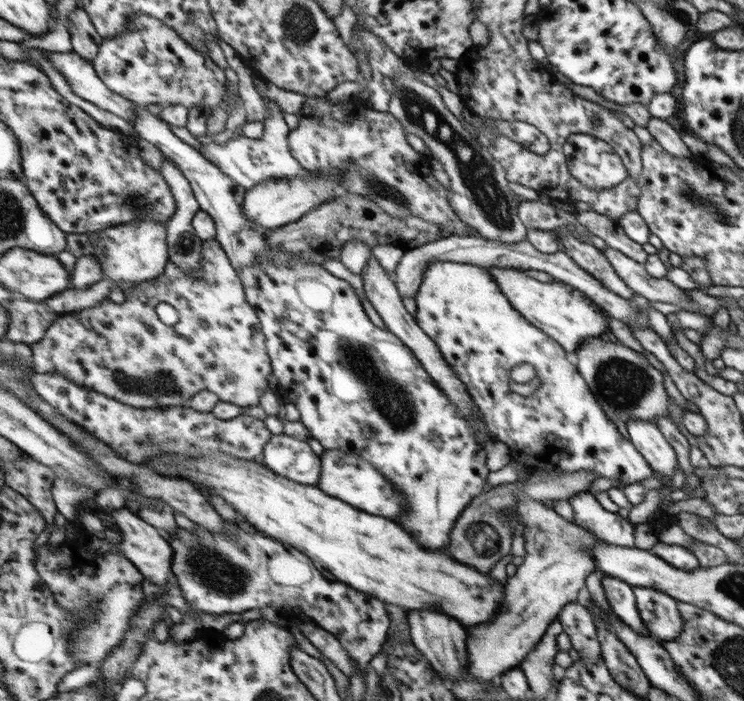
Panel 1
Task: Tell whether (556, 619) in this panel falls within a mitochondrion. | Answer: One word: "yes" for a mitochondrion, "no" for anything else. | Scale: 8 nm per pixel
no

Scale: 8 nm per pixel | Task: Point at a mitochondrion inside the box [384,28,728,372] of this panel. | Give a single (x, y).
(478, 174)

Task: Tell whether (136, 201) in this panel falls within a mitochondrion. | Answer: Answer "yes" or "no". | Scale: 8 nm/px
yes

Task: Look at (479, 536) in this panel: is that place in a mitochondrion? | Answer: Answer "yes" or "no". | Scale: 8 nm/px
yes

